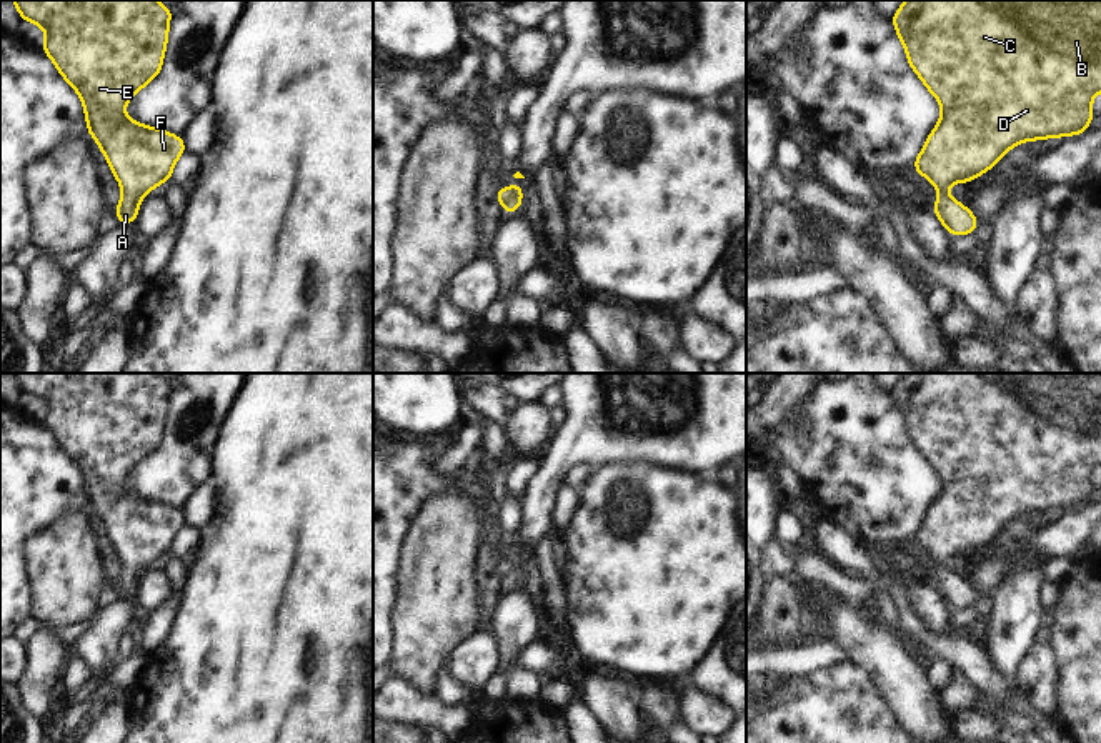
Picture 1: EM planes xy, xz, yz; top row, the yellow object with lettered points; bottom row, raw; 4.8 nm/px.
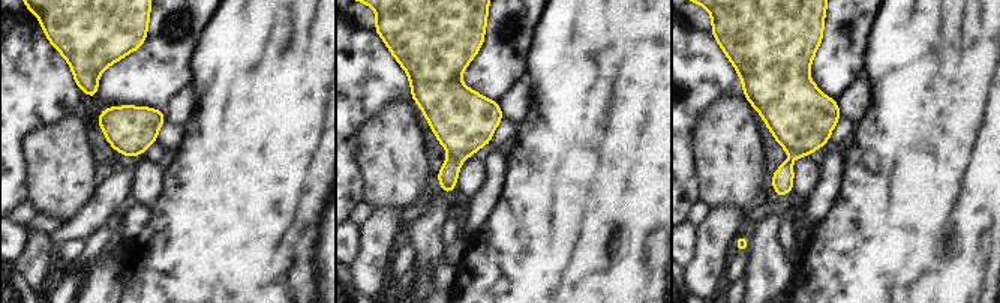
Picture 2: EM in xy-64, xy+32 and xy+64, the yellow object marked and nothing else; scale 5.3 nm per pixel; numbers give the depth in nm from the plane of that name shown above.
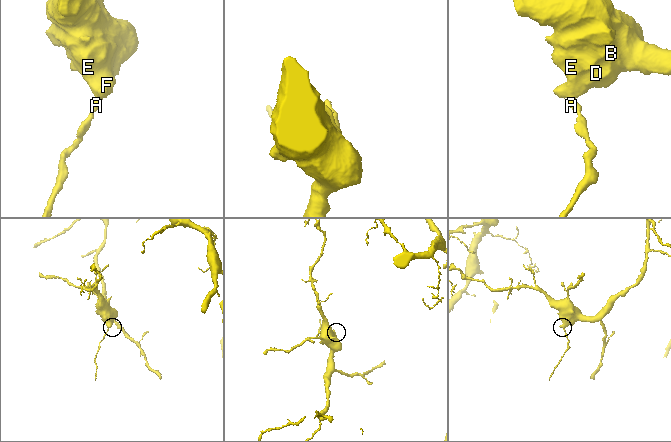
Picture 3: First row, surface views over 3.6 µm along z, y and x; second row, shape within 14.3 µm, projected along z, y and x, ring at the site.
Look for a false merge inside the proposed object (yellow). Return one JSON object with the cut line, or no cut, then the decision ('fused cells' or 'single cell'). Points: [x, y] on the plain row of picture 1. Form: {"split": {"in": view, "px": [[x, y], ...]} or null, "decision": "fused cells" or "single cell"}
{"split": null, "decision": "single cell"}

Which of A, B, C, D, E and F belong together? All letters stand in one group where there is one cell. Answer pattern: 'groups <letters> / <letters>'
groups A B C D E F

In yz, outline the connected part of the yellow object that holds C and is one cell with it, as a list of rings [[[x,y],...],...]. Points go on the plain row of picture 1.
[[[906,373],[893,388],[893,396],[904,418],[908,435],[926,461],[939,473],[941,491],[929,506],[924,521],[914,533],[914,541],[926,550],[939,565],[934,586],[949,608],[968,608],[979,598],[969,581],[951,571],[946,563],[954,555],[971,555],[988,545],[1009,521],[1026,513],[1043,513],[1051,510],[1069,510],[1084,506],[1091,495],[1091,475],[1101,465],[1101,373]]]

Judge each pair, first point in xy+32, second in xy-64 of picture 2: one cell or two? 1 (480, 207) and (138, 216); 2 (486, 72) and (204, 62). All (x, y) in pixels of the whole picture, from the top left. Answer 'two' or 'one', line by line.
1: one
2: two

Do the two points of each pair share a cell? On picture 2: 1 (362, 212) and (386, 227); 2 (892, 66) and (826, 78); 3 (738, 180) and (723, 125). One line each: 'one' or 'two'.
1: two
2: two
3: one

